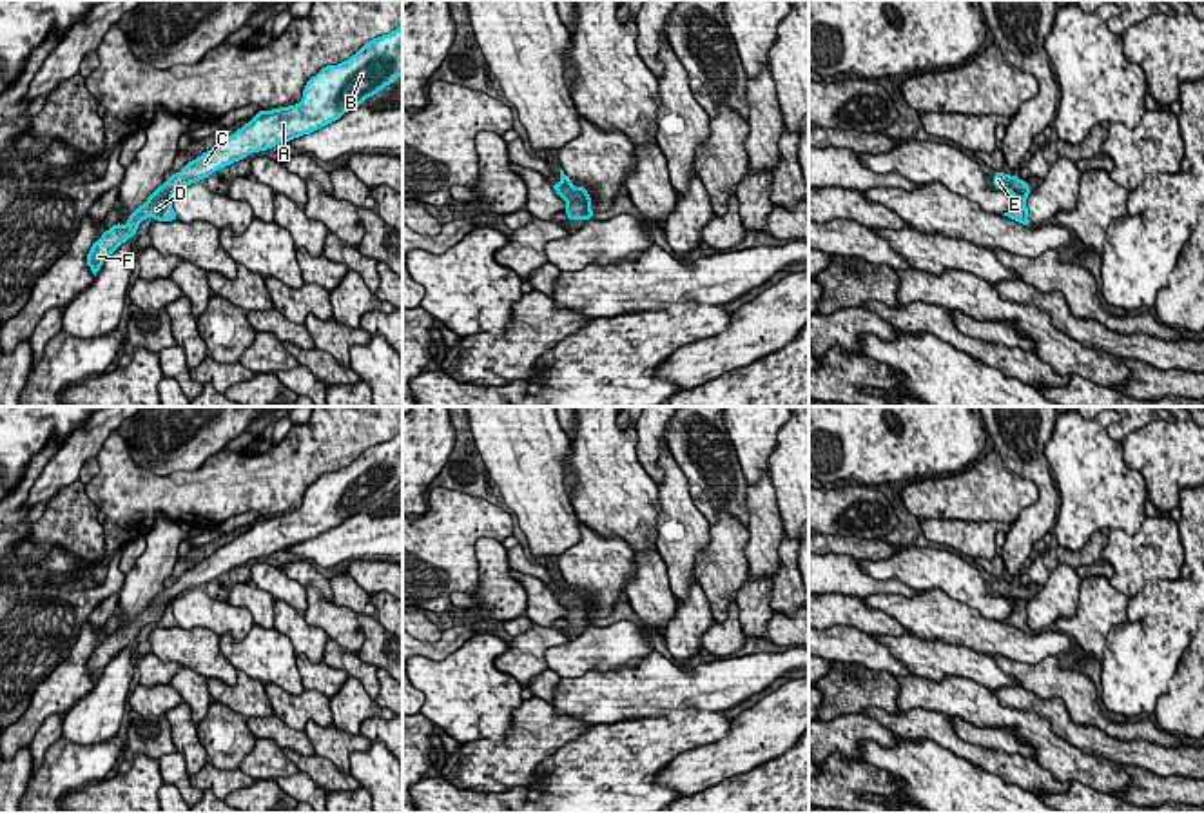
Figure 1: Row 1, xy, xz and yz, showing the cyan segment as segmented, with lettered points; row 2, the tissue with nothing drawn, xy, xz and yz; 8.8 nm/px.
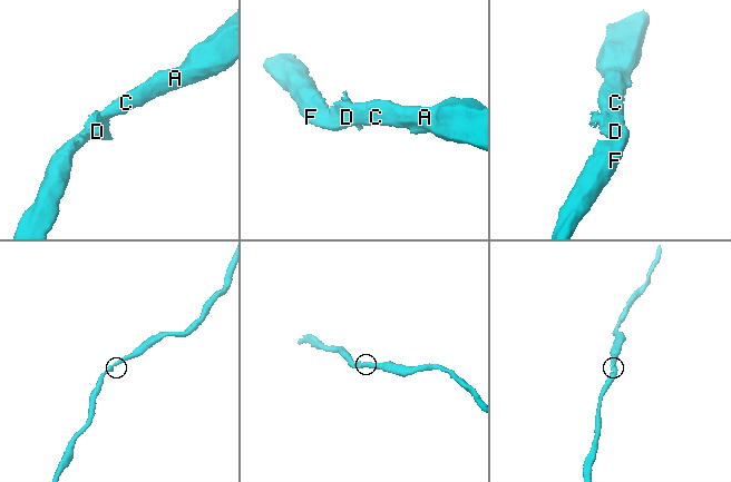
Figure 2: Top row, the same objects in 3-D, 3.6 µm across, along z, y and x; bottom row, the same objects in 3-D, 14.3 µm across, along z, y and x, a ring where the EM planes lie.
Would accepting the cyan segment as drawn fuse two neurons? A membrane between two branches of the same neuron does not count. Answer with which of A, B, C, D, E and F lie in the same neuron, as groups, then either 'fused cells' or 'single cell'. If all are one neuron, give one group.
groups A B C D E F; single cell

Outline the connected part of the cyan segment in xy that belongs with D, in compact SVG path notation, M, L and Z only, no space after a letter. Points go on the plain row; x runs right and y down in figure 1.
M403 432L366 448L355 461L337 472L326 472L312 483L296 512L259 517L228 544L189 568L178 581L160 592L129 624L127 632L112 632L92 650L87 671L92 681L147 624L178 626L172 602L178 595L209 584L212 579L247 564L250 559L272 555L303 541L310 541L345 519L359 514L403 481Z

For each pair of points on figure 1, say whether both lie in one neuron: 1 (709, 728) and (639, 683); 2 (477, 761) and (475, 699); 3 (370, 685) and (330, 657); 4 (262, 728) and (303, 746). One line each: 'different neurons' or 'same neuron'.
1: different neurons
2: different neurons
3: same neuron
4: same neuron

